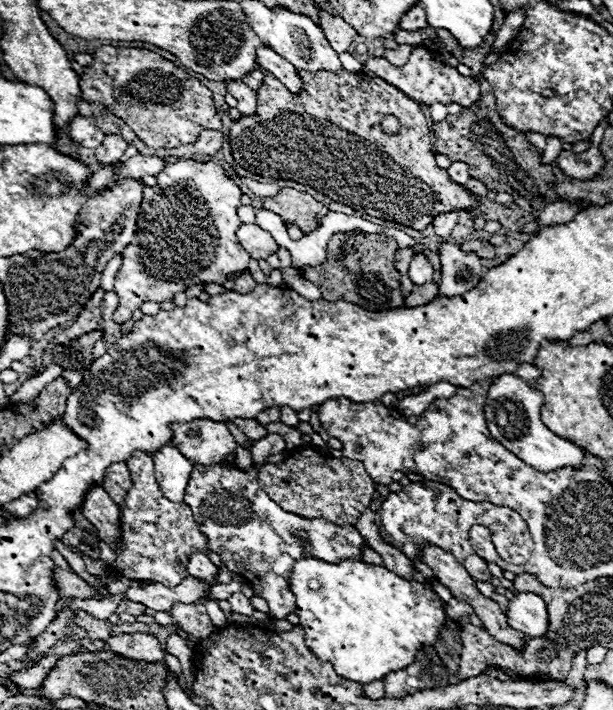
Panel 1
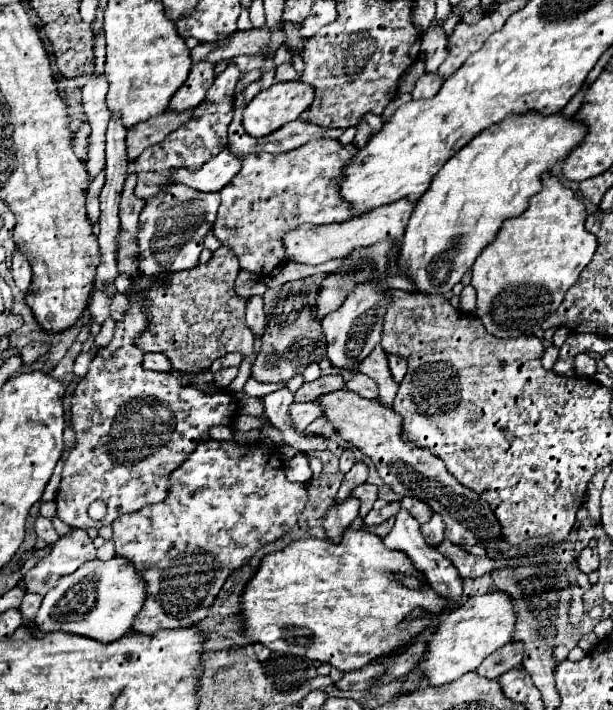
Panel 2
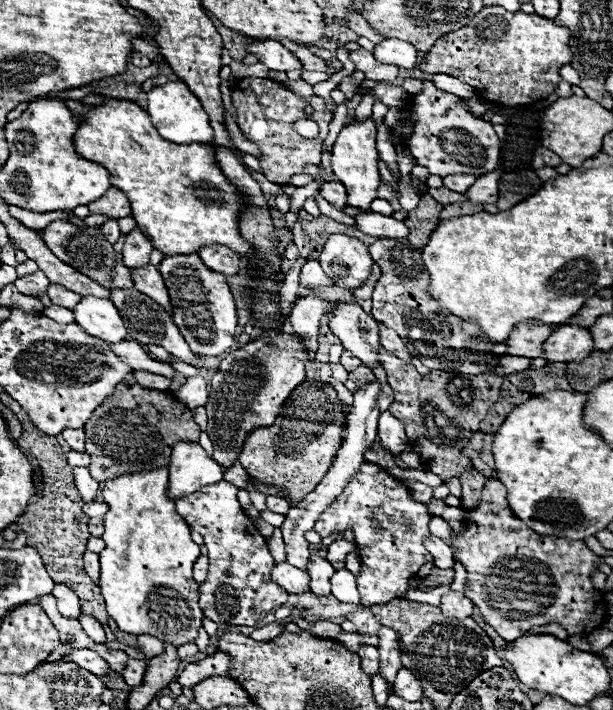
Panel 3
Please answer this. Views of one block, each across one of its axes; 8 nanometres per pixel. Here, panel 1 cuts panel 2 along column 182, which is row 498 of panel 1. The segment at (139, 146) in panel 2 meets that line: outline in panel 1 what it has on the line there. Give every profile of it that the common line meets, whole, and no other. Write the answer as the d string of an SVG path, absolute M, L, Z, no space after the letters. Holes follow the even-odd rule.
M118 462L116 466L108 466L108 470L104 474L102 488L108 492L108 496L116 504L124 502L130 486L132 486L132 480L130 480L130 472L128 472L128 468L126 468L124 462Z

